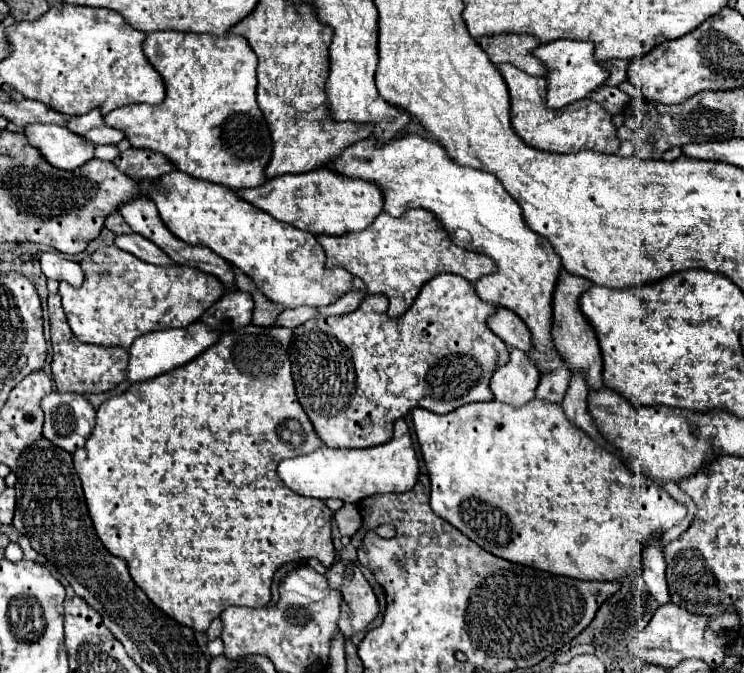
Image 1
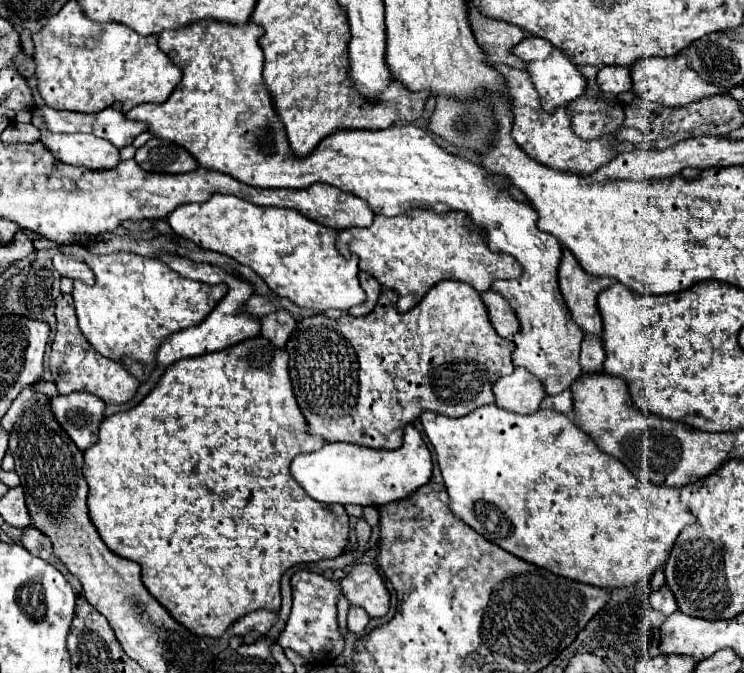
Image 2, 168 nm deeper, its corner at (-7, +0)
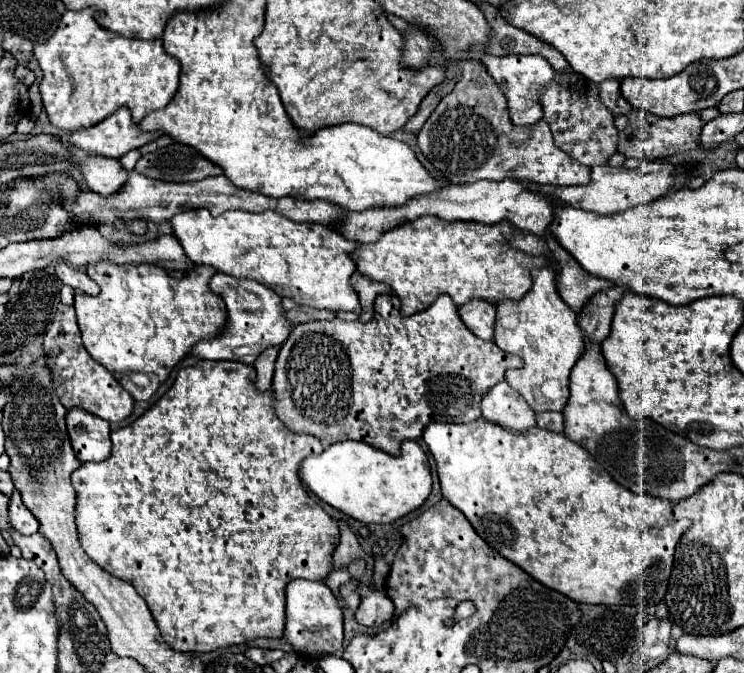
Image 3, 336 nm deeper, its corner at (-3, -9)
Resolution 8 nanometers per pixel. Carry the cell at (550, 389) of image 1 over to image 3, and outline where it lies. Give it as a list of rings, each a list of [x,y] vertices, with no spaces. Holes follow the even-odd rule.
[[[543,411],[537,413],[537,425],[555,433],[563,433],[563,413],[559,411]]]

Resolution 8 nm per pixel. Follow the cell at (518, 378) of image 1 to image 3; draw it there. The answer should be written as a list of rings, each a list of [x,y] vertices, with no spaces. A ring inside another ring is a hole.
[[[507,381],[497,383],[481,403],[483,417],[511,431],[527,431],[535,427],[535,411],[527,401],[507,385]]]

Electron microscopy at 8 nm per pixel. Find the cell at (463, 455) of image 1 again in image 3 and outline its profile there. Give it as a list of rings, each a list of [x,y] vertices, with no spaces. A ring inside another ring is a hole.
[[[481,417],[481,419],[465,423],[465,425],[429,423],[423,431],[423,439],[425,439],[435,463],[437,463],[437,475],[439,475],[443,497],[467,517],[467,521],[473,525],[477,535],[489,547],[493,547],[497,553],[501,553],[511,563],[519,565],[523,571],[527,571],[533,579],[541,581],[545,587],[557,589],[559,593],[567,595],[569,599],[573,599],[577,603],[591,603],[591,605],[649,605],[649,603],[657,603],[663,599],[663,595],[667,591],[667,579],[669,579],[671,567],[673,567],[675,545],[679,543],[681,535],[687,531],[687,527],[685,525],[681,527],[681,523],[673,517],[673,503],[671,501],[655,499],[651,495],[635,495],[635,491],[621,487],[619,483],[615,483],[611,479],[611,475],[607,475],[607,471],[603,471],[599,467],[599,463],[593,459],[593,455],[587,449],[583,449],[575,441],[567,439],[563,433],[553,433],[549,429],[533,427],[529,431],[515,433],[515,431],[509,431],[509,429],[495,425],[495,423]]]

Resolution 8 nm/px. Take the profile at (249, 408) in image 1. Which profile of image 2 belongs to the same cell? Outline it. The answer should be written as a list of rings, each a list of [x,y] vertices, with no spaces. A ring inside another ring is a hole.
[[[263,336],[245,340],[221,352],[211,352],[195,358],[185,358],[169,366],[159,380],[159,384],[147,394],[147,398],[127,412],[113,414],[101,422],[99,442],[85,450],[83,458],[83,474],[89,484],[89,518],[97,528],[101,540],[107,548],[111,548],[117,556],[133,560],[141,566],[141,578],[145,588],[157,598],[161,606],[169,610],[169,614],[183,624],[189,632],[197,636],[221,638],[225,630],[237,622],[241,616],[255,610],[271,610],[277,612],[281,608],[279,580],[295,564],[319,562],[325,558],[335,558],[345,552],[347,534],[349,534],[349,516],[341,504],[321,504],[313,500],[291,476],[289,464],[297,454],[319,450],[325,440],[307,434],[307,422],[297,406],[293,396],[291,380],[287,374],[287,352],[271,346]]]

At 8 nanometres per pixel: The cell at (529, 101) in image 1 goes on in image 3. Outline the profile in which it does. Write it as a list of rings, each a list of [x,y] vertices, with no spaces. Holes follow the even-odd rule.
[[[481,63],[461,65],[459,81],[429,115],[417,133],[417,143],[425,157],[455,185],[477,179],[501,181],[505,177],[541,185],[585,185],[591,175],[589,167],[579,165],[555,145],[545,119],[525,127],[509,119],[505,95]]]

